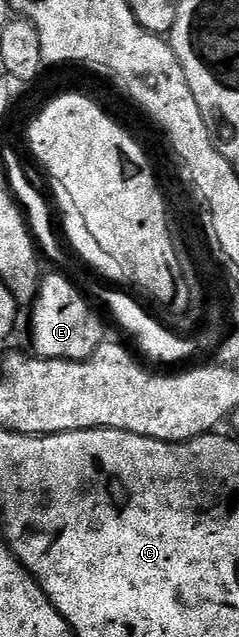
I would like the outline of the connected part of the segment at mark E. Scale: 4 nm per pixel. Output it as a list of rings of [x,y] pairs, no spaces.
[[[42,275],[33,311],[33,348],[38,357],[47,360],[88,360],[106,339],[101,320],[81,297],[81,292],[65,276]]]

